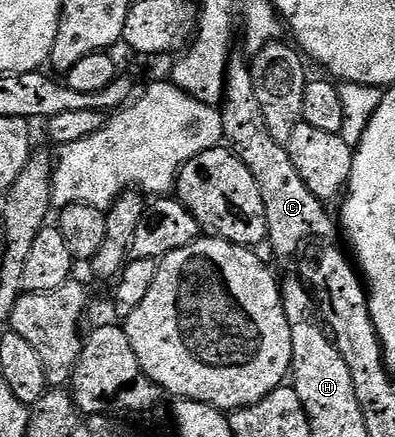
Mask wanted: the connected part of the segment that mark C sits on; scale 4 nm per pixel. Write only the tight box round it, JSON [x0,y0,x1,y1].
[221,60,337,258]

